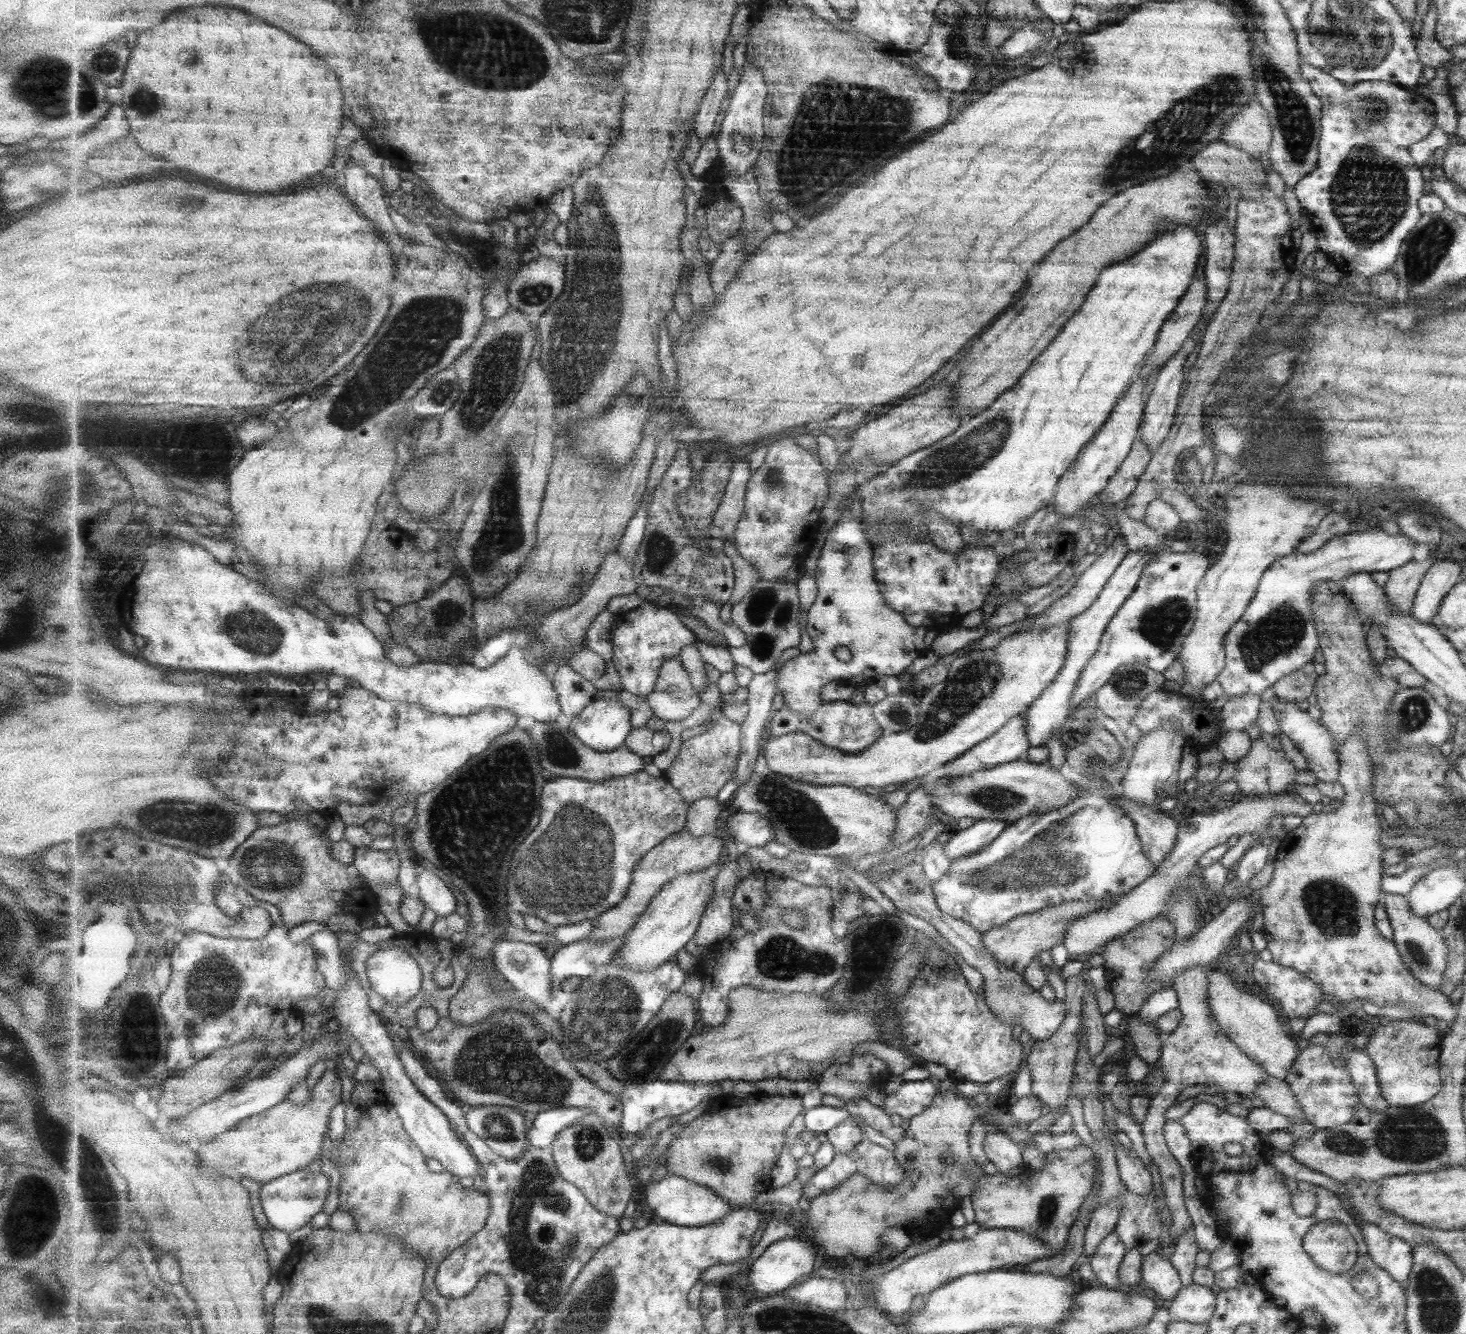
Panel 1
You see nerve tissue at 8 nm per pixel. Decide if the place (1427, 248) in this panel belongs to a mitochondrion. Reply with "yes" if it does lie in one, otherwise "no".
yes

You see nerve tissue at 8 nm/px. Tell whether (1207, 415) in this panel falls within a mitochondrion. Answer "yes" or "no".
no

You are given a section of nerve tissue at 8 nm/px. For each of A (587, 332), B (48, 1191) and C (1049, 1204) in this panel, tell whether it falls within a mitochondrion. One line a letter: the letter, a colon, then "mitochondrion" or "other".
A: mitochondrion
B: mitochondrion
C: mitochondrion

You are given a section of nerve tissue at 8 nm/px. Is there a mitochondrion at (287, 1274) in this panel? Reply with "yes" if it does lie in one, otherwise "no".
no

